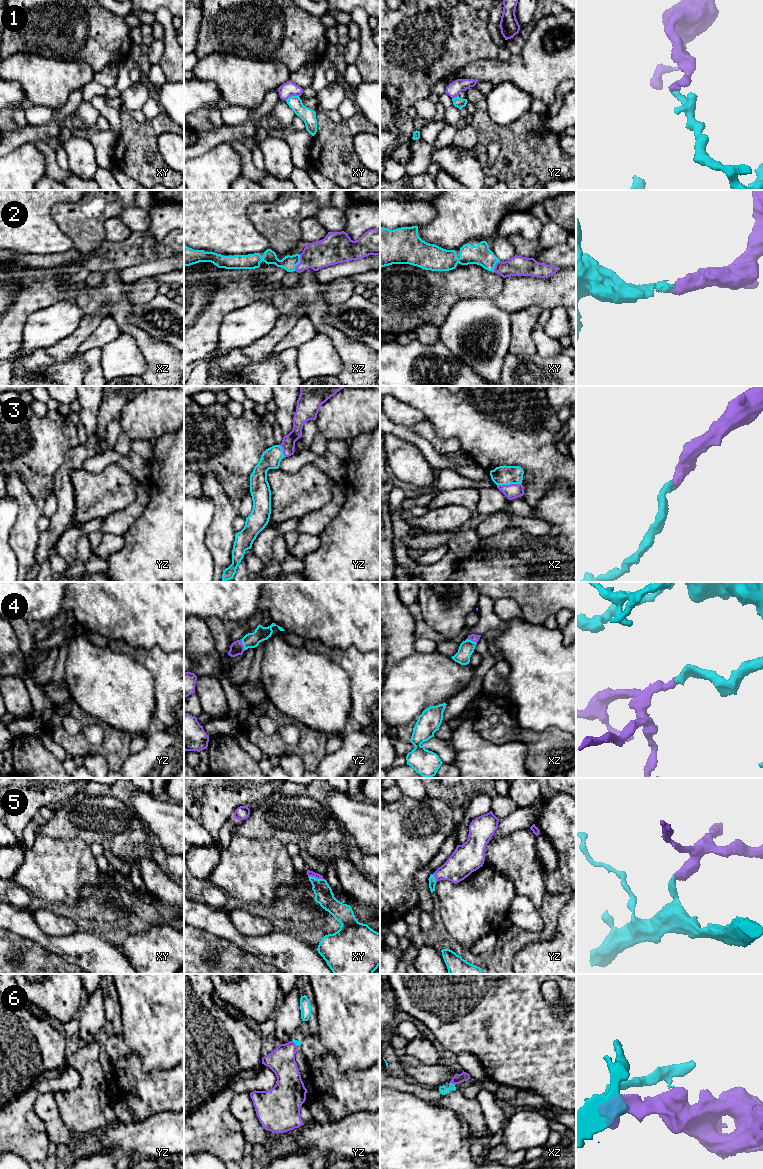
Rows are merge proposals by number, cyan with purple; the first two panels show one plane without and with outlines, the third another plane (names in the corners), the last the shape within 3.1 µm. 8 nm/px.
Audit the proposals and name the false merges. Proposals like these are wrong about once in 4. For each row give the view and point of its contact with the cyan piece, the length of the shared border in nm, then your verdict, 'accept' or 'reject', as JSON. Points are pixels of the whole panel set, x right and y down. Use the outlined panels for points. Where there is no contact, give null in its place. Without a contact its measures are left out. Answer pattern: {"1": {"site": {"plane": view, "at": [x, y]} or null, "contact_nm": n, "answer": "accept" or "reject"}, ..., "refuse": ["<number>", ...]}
{"1": {"site": {"plane": "xy", "at": [292, 96]}, "contact_nm": 110, "answer": "reject"}, "2": {"site": {"plane": "xz", "at": [299, 262]}, "contact_nm": 140, "answer": "accept"}, "3": {"site": {"plane": "xz", "at": [508, 484]}, "contact_nm": 190, "answer": "accept"}, "4": {"site": {"plane": "yz", "at": [243, 645]}, "contact_nm": 100, "answer": "accept"}, "5": {"site": {"plane": "xy", "at": [314, 877]}, "contact_nm": 120, "answer": "accept"}, "6": {"site": {"plane": "xz", "at": [451, 1083]}, "contact_nm": 50, "answer": "reject"}, "refuse": ["1", "6"]}

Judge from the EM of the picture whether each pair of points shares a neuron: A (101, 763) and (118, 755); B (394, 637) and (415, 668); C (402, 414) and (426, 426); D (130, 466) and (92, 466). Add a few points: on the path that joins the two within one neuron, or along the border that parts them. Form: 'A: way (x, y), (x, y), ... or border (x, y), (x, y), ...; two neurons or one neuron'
A: border (85, 757), (100, 755), (107, 761), (109, 767); two neurons
B: border (416, 652), (399, 660), (390, 667); two neurons
C: border (426, 419), (410, 426); two neurons
D: way (121, 459), (104, 459), (101, 461); one neuron

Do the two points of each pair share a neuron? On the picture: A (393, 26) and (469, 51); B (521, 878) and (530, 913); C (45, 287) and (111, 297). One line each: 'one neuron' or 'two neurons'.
A: one neuron
B: two neurons
C: two neurons

